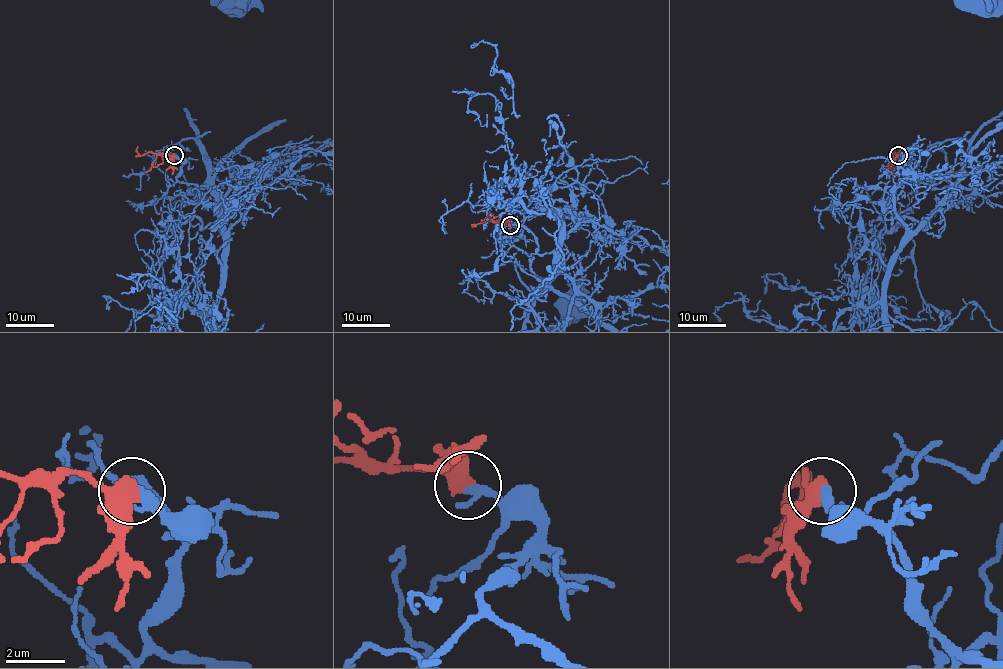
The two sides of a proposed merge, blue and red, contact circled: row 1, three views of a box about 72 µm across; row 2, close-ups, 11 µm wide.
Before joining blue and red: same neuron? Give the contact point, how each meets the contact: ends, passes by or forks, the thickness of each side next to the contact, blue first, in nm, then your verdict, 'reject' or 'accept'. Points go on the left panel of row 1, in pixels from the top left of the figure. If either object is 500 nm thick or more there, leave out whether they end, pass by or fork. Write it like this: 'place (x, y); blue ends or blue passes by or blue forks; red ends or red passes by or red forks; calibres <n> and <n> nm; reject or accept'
place (174, 155); blue passes by; red passes by; calibres 260 and 480 nm; accept

